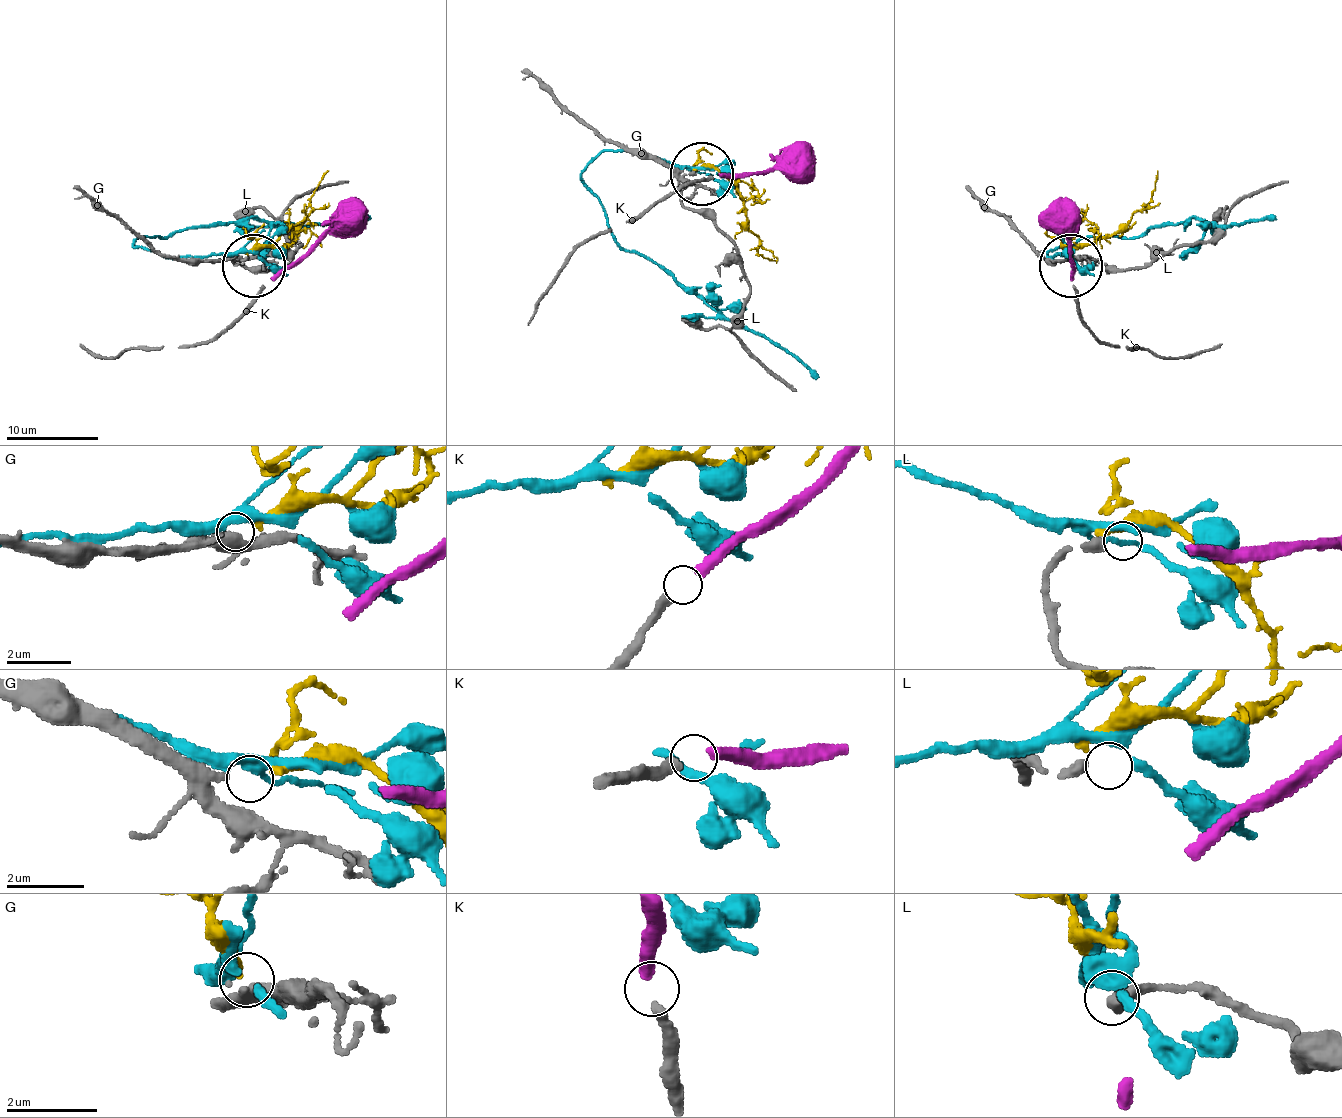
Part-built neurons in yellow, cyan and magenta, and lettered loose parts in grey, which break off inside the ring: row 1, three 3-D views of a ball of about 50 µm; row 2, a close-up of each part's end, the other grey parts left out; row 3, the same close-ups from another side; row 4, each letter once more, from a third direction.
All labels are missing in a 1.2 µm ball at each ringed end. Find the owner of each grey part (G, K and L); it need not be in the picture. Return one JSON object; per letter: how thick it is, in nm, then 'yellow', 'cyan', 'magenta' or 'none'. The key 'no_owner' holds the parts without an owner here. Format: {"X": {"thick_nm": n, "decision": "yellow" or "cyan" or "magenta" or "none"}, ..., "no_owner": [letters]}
{"G": {"thick_nm": 170, "decision": "yellow"}, "K": {"thick_nm": 260, "decision": "magenta"}, "L": {"thick_nm": 260, "decision": "none"}, "no_owner": ["L"]}

